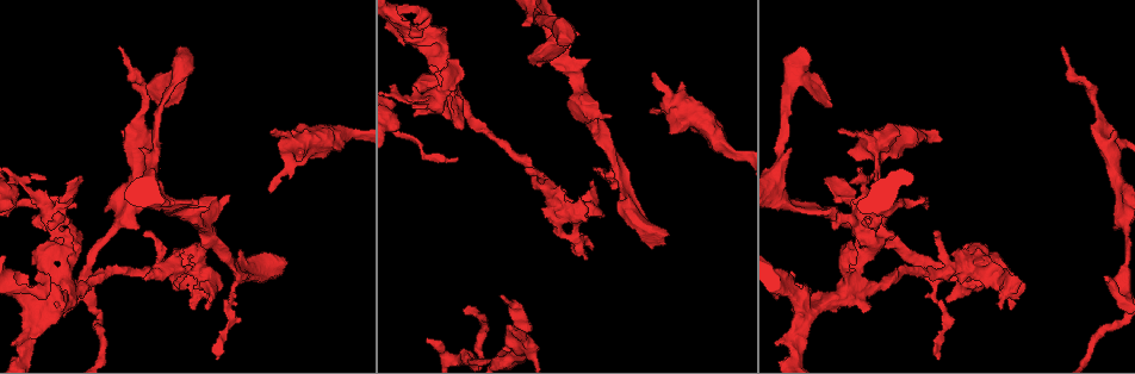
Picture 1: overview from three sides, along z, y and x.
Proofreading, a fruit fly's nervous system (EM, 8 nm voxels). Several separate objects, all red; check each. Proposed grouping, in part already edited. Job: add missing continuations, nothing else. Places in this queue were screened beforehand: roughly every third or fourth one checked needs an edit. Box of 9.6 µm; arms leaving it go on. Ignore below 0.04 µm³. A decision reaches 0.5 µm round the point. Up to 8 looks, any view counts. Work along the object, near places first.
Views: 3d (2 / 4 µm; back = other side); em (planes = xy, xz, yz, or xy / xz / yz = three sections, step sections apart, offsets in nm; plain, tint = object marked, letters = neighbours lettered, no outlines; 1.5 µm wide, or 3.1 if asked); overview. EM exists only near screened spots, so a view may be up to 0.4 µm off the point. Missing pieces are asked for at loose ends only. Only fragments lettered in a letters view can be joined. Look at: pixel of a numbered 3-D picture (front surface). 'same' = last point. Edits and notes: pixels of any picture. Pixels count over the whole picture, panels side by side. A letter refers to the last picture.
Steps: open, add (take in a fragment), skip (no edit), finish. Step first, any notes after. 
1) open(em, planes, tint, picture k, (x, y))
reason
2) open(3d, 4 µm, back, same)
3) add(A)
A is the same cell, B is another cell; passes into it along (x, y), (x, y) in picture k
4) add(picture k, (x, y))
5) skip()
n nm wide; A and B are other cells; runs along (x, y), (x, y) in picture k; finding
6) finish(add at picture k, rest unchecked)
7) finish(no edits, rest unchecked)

open(3d, 2 µm, picture 1, (33, 263))
free end

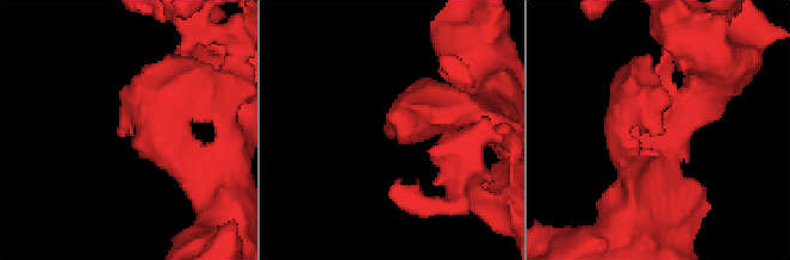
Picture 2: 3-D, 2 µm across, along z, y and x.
open(em, planes, letters, picture 2, (389, 137))

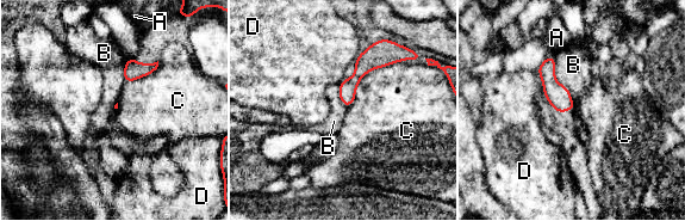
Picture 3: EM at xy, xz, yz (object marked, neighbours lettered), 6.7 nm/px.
skip()
A, B, C and D are other cells; runs along (377, 44), (348, 87), (347, 102) in picture 3; none of them fits

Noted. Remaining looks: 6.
open(em, planes, letters, picture 1, (1107, 276))
an open end

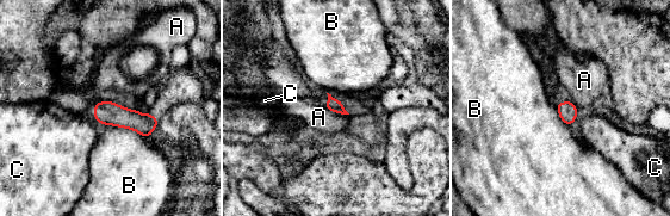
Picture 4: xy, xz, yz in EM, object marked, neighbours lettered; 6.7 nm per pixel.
skip()
A, B and C are other cells; runs along (97, 106), (107, 113), (154, 124) in picture 4; none of them fits

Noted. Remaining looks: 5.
open(em, planes, letters, picture 1, (681, 81))
thick end

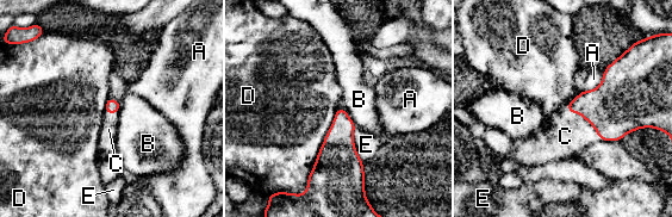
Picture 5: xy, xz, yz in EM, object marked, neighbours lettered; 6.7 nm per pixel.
add(C)
C is the same cell, A, B, D and E are other cells; passes into it along (620, 105), (586, 118), (565, 136) in picture 5; the cell continues

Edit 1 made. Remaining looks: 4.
finish(add at picture 5, rest unchecked)

